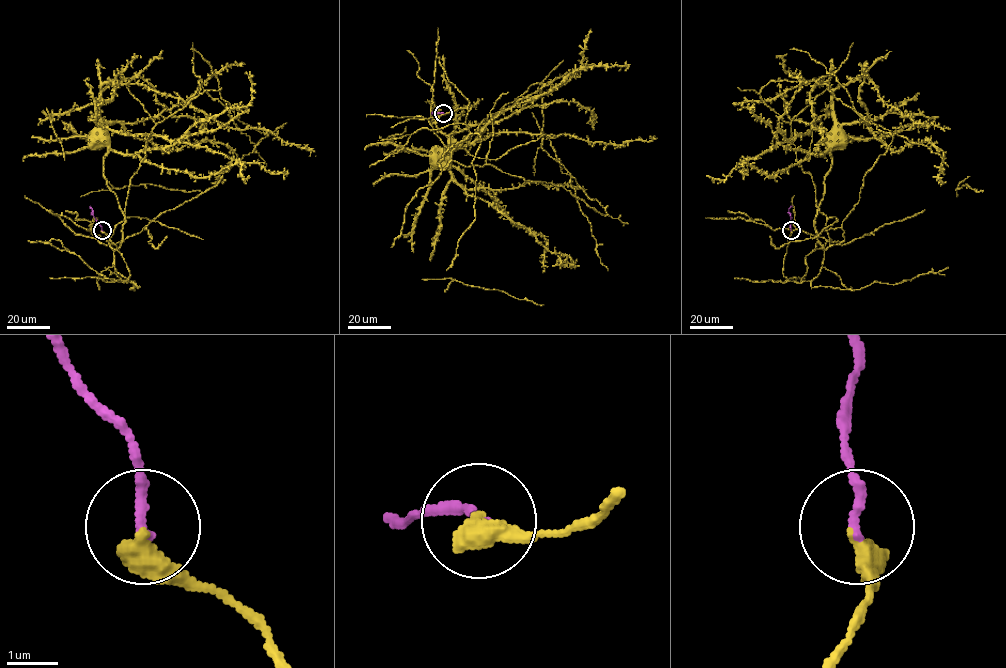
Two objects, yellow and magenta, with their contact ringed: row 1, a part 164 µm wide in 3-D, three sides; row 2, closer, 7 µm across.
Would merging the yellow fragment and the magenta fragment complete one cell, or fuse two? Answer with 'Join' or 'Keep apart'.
Join

